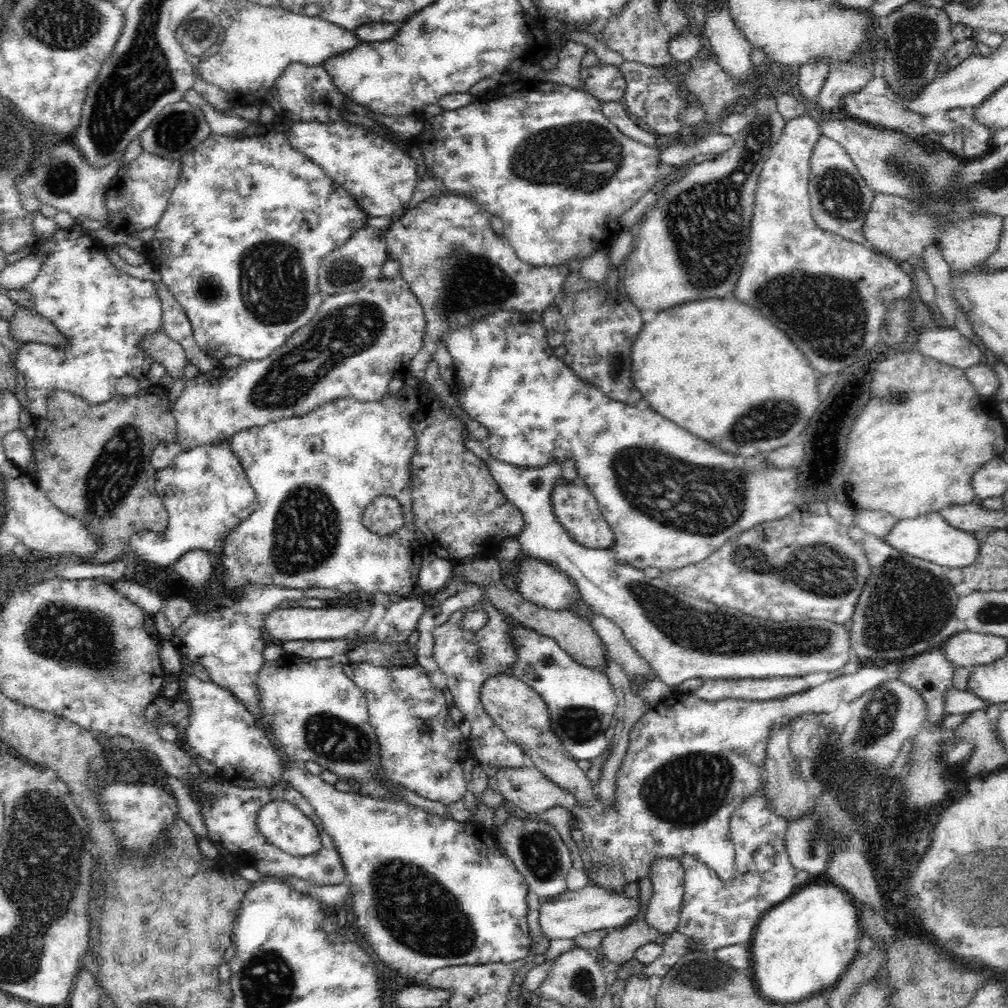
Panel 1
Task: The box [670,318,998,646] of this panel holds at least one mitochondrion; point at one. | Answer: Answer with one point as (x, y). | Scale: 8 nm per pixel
(824, 570)

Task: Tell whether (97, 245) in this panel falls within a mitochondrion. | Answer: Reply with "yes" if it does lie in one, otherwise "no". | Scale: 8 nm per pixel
no

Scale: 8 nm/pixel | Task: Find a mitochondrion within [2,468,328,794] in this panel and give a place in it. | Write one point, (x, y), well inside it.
(84, 639)

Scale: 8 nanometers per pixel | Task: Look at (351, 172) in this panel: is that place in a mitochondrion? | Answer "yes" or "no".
no

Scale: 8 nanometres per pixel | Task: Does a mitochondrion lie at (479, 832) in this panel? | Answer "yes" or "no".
no

